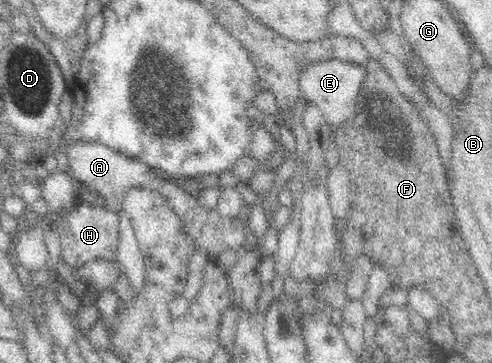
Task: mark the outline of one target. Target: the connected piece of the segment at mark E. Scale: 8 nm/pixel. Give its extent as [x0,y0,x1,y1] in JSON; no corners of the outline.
[298,58,364,130]

